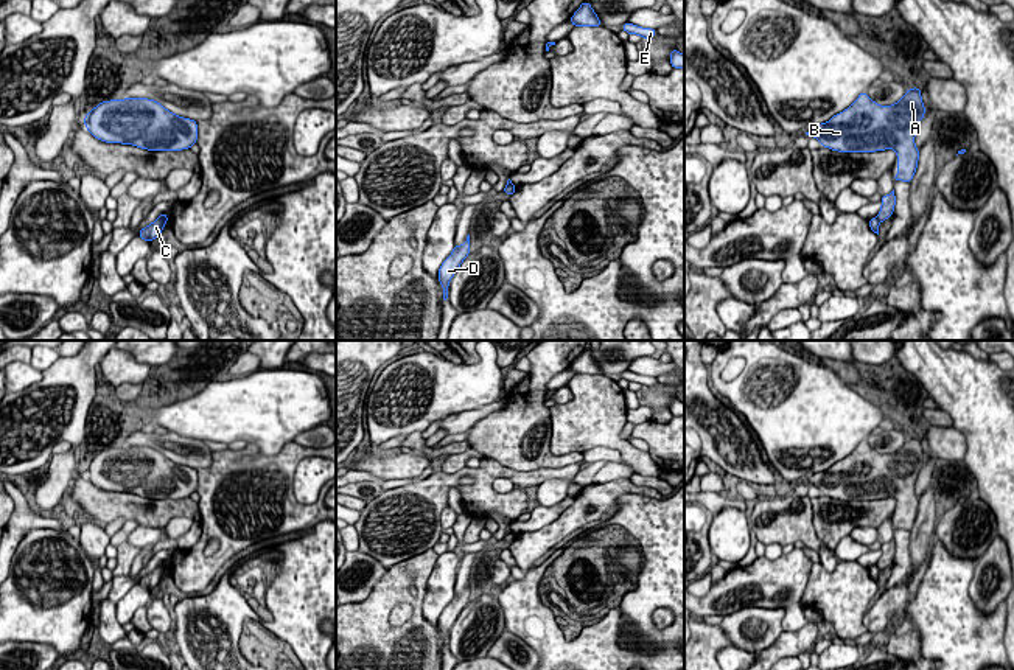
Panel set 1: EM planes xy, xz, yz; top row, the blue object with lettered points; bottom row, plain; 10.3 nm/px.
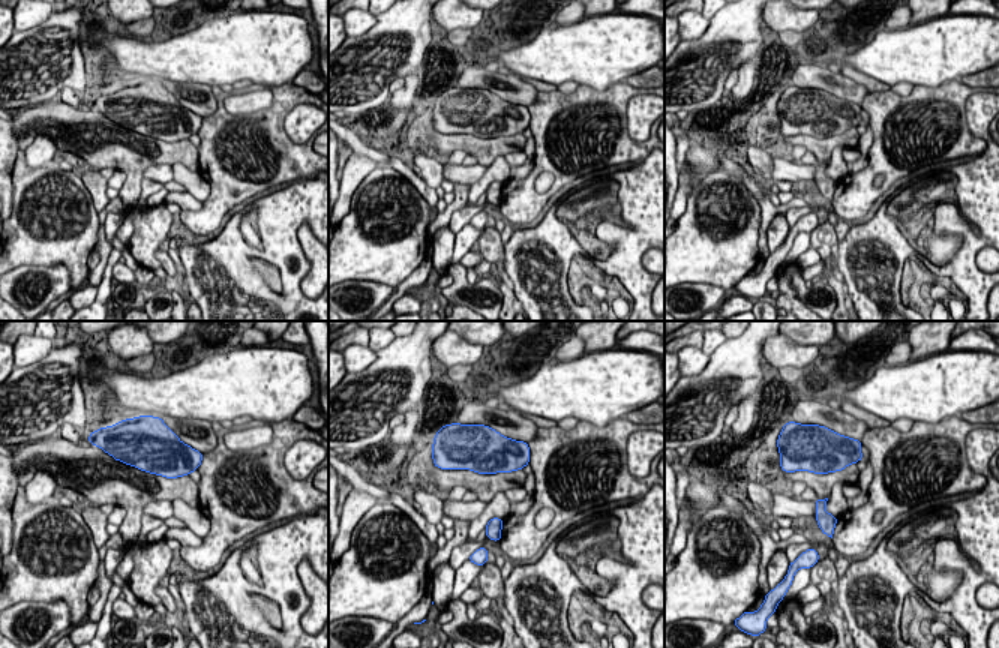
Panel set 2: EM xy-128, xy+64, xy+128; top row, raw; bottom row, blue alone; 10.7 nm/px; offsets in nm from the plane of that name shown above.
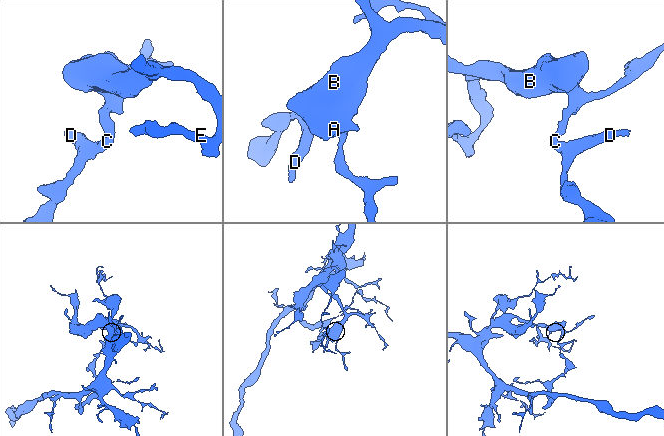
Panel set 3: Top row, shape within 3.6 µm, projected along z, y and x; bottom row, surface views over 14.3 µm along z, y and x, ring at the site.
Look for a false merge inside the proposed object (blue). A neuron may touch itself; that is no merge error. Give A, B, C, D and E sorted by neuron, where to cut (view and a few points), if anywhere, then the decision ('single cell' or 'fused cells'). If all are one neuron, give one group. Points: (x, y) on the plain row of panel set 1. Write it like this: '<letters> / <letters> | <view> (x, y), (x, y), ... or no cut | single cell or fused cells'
A B E / C D | xy (157, 566), (165, 572) | fused cells

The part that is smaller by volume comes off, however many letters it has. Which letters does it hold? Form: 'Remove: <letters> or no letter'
Remove: C, D

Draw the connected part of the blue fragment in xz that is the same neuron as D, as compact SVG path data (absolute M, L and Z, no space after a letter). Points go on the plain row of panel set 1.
M470 583L467 585L462 594L454 594L451 603L442 611L439 617L439 630L443 634L443 648L448 647L448 633L457 617L460 616L462 609L470 603Z

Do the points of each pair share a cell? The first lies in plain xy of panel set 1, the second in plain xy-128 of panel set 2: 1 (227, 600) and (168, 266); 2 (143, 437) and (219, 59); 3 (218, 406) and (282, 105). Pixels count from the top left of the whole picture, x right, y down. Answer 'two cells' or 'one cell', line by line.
1: two cells
2: two cells
3: two cells

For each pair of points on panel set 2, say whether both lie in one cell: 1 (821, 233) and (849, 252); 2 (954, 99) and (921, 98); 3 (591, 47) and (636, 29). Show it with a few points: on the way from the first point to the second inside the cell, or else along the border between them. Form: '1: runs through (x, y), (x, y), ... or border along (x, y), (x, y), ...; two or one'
1: border along (839, 242), (833, 258); two
2: runs through (947, 99), (929, 99); one
3: runs through (602, 47), (620, 45), (626, 39); one

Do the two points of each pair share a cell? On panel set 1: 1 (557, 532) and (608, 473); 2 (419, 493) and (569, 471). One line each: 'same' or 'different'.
1: different
2: same

